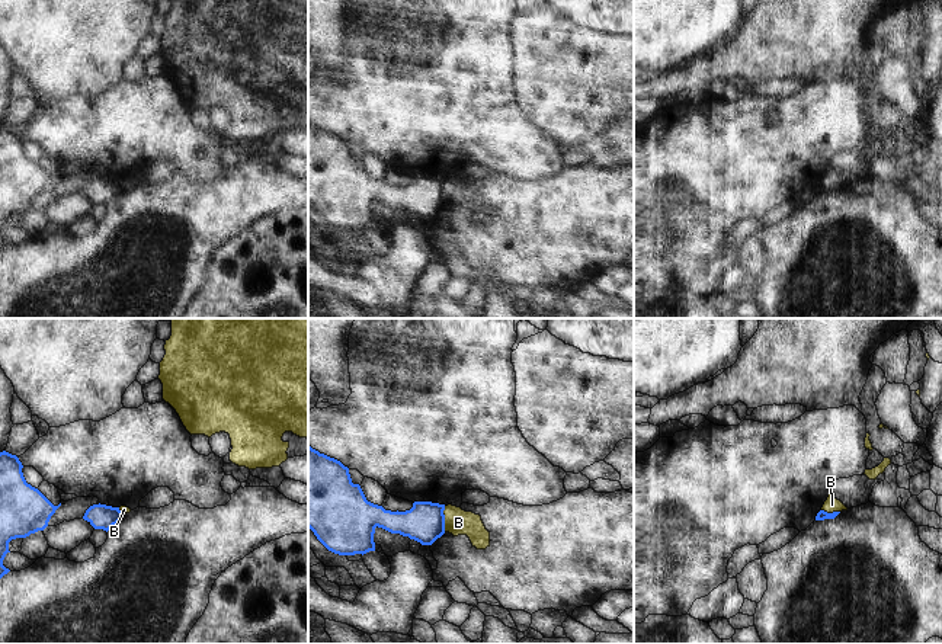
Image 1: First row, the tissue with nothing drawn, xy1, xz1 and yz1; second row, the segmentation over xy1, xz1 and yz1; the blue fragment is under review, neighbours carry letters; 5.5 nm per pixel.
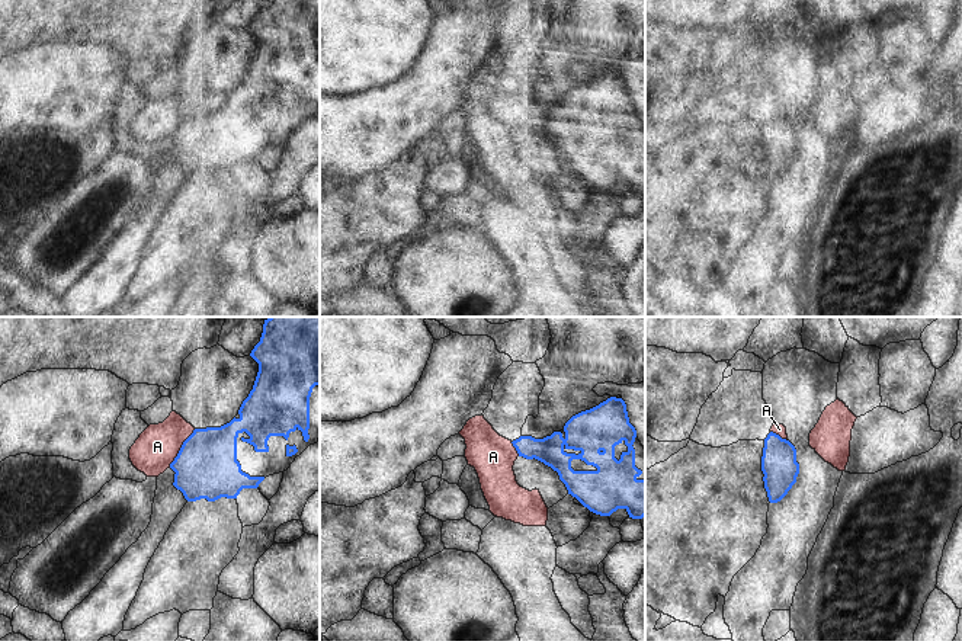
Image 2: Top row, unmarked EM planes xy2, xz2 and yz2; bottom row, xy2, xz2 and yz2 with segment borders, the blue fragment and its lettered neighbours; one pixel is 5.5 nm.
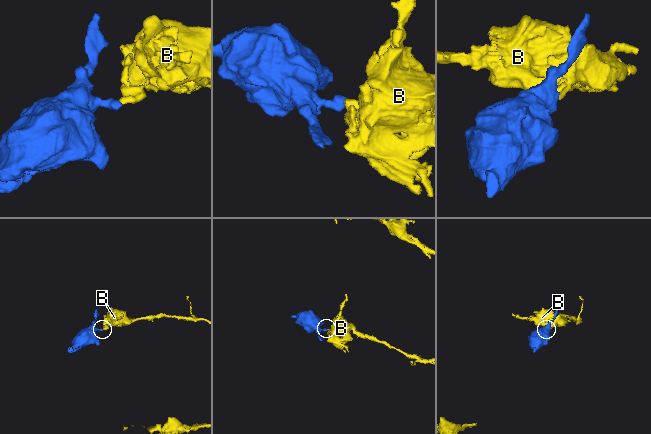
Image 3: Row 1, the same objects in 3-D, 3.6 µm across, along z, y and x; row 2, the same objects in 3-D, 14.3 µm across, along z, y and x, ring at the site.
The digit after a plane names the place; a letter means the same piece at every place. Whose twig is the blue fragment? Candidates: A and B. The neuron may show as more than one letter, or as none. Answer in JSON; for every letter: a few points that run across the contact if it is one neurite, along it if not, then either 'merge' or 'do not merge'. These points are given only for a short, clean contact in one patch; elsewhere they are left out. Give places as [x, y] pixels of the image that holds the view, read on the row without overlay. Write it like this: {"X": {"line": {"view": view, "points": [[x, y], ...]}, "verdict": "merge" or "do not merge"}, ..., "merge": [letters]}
{"A": {"line": {"view": "xy2", "points": [[195, 103], [169, 141]]}, "verdict": "do not merge"}, "B": {"line": {"view": "xz1", "points": [[445, 180], [444, 205]]}, "verdict": "do not merge"}, "merge": []}

